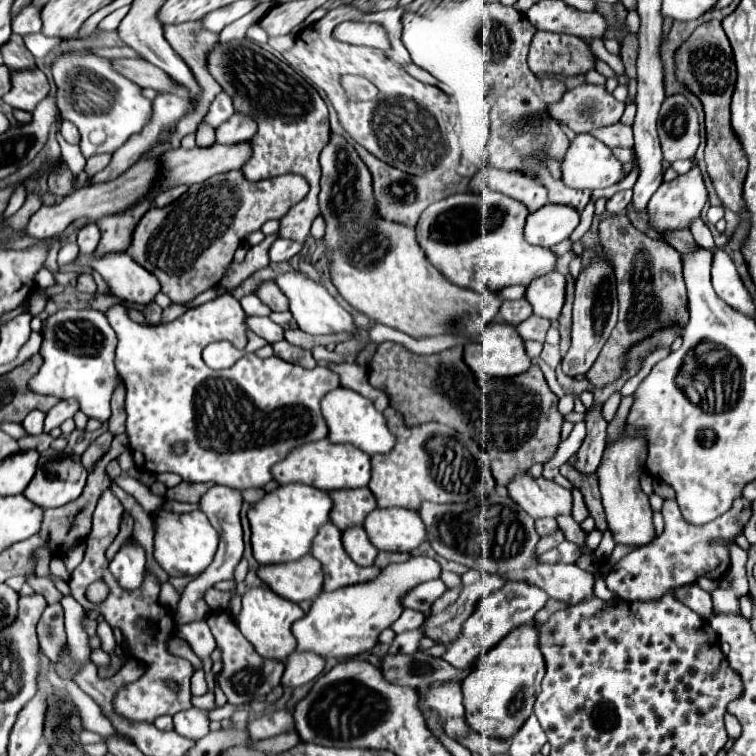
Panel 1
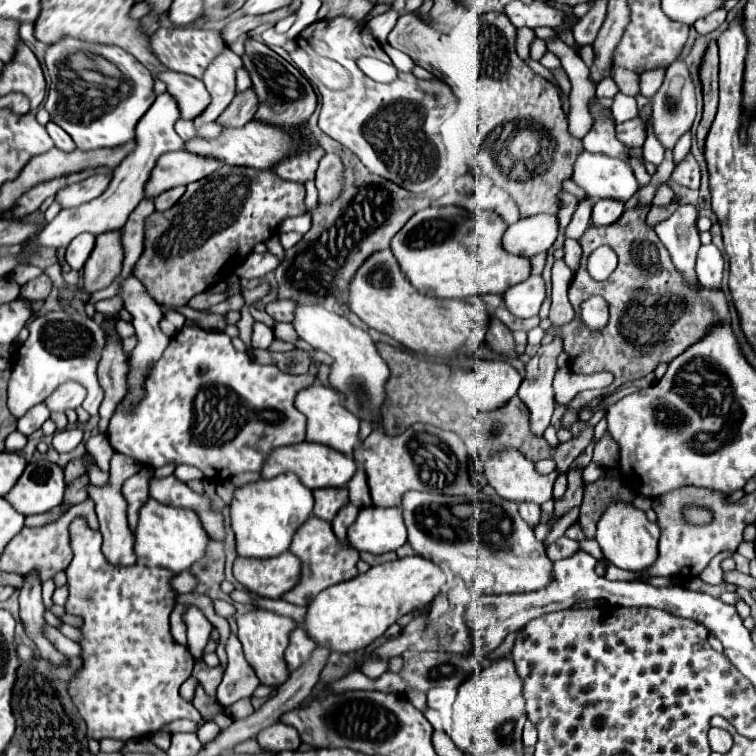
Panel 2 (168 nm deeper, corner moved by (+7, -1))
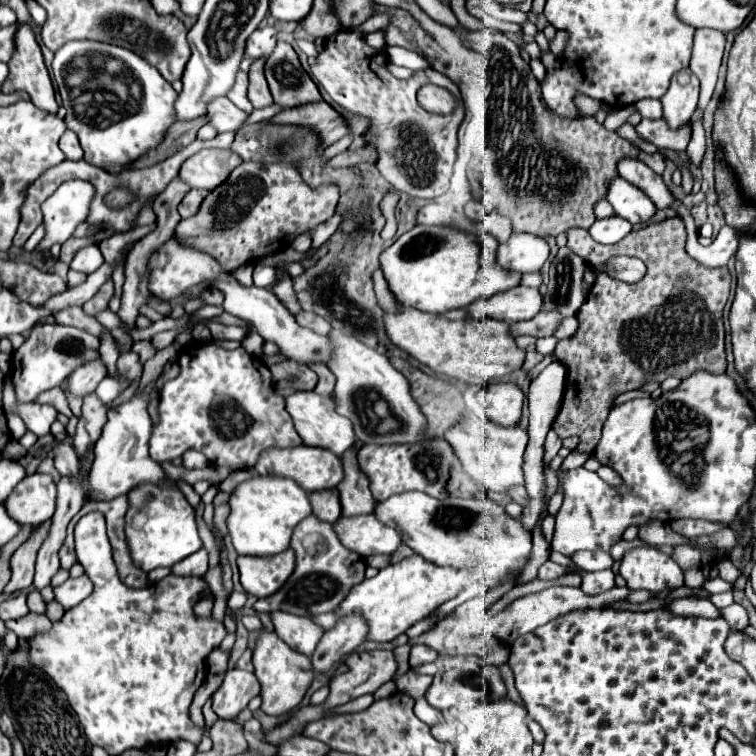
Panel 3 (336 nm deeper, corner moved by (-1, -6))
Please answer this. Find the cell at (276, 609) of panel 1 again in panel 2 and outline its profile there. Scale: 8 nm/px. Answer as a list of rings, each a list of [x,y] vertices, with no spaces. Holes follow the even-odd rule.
[[[252,609],[244,615],[238,615],[238,639],[242,643],[246,661],[260,679],[260,685],[280,687],[290,677],[288,665],[284,661],[284,651],[288,647],[288,631],[292,631],[292,627],[296,627],[296,621],[290,617],[282,617],[264,609]]]

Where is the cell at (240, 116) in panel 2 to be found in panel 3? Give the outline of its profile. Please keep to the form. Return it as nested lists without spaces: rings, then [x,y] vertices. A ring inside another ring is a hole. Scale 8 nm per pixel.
[[[258,58],[250,66],[250,86],[248,86],[248,100],[254,108],[266,108],[272,104],[272,96],[264,78],[264,58]]]

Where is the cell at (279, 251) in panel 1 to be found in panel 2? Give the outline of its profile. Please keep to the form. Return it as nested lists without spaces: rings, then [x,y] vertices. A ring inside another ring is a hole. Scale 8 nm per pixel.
[[[250,253],[248,259],[236,269],[236,275],[240,279],[260,279],[266,273],[274,271],[278,263],[278,257],[274,257],[272,253]]]

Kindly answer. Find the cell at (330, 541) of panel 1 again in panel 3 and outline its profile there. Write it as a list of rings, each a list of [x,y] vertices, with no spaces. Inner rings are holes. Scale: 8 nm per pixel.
[[[308,516],[294,528],[292,550],[296,552],[296,570],[290,580],[270,598],[260,598],[252,606],[256,612],[290,612],[296,616],[316,616],[336,608],[352,586],[364,580],[366,562],[362,556],[344,548],[334,532],[334,524],[322,522],[316,516]]]

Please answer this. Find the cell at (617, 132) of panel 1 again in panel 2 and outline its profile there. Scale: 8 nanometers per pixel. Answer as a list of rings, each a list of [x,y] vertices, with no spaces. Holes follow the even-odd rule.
[[[634,117],[630,121],[616,125],[616,135],[626,147],[642,147],[644,143],[644,121],[640,117]]]

